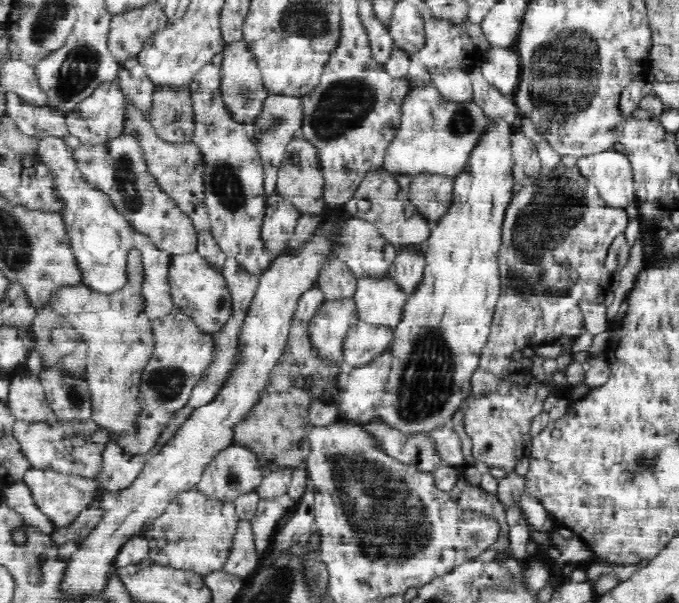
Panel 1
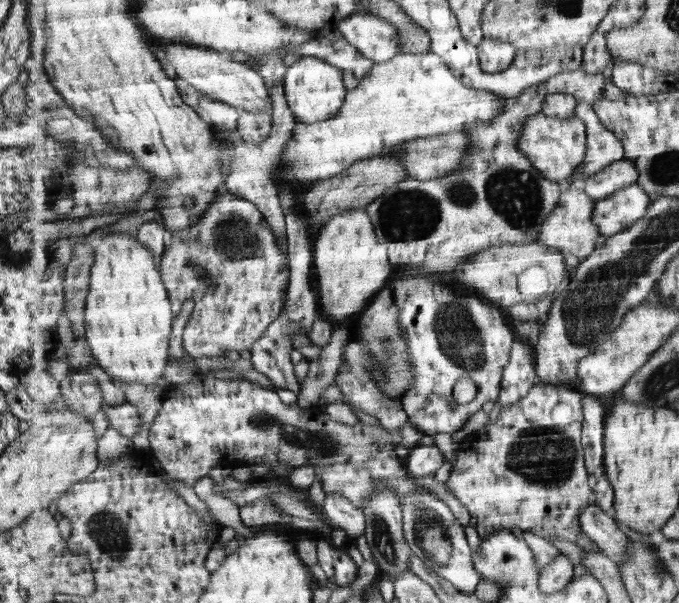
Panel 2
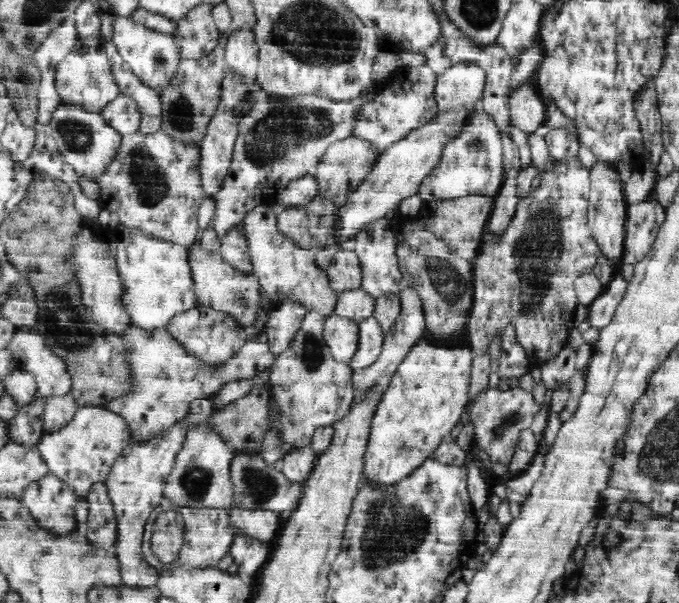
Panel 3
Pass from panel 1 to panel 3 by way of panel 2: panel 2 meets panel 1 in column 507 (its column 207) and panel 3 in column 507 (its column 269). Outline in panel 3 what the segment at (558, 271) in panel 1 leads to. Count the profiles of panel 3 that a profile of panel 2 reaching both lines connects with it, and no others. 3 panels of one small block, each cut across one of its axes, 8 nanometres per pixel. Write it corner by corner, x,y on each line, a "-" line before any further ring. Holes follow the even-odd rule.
577,157
560,161
551,166
543,175
540,186
536,190
528,191
526,196
520,200
515,216
509,221
506,230
502,230
500,235
494,235
489,229
489,226
484,228
485,234
481,240
479,247
479,254
472,260
472,304
469,311
469,318
467,323
466,339
469,341
471,351
473,354
472,361
472,382
470,382
470,398
476,398
478,392
482,392
488,386
488,376
490,376
490,357
488,356
489,344
492,338
496,336
503,336
503,332
508,326
514,326
515,335
518,344
524,347
528,356
532,359
533,363
538,365
546,361
550,357
556,356
556,353
562,350
562,347
567,344
567,339
572,329
571,324
574,321
574,313
576,308
580,306
579,300
575,291
575,280
582,274
583,271
591,270
596,266
598,256
602,255
598,243
592,236
592,231
587,225
588,223
588,204
589,204
589,191
591,188
591,181
589,178
590,172
584,168

